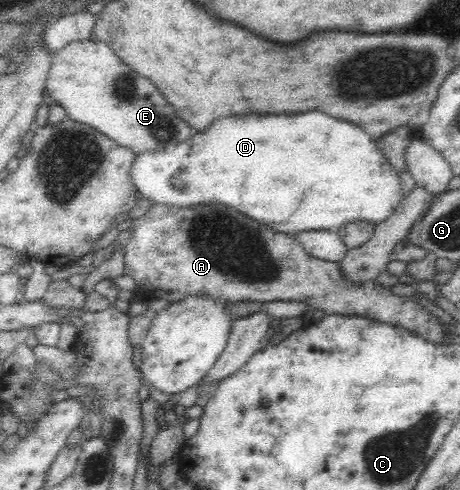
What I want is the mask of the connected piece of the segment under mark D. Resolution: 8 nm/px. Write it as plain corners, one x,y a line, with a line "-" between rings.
324,112
300,114
230,114
216,118
204,132
178,142
174,148
138,153
130,180
142,199
172,209
204,204
224,204
260,224
284,234
337,229
345,222
380,222
400,204
399,173
382,156
374,140
356,124
326,116

